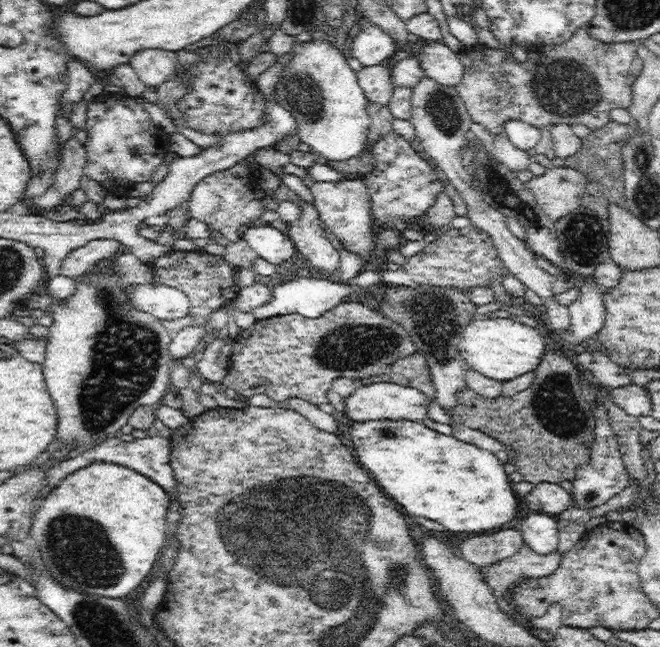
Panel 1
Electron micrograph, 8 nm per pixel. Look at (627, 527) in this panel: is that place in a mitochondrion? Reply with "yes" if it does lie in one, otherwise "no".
no

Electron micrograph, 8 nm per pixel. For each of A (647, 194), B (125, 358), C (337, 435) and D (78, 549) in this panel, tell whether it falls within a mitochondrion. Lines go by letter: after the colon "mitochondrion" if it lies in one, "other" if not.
A: mitochondrion
B: mitochondrion
C: other
D: mitochondrion

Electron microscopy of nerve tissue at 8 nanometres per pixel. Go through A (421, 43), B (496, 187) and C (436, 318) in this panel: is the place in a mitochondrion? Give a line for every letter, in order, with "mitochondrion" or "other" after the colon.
A: other
B: mitochondrion
C: mitochondrion

